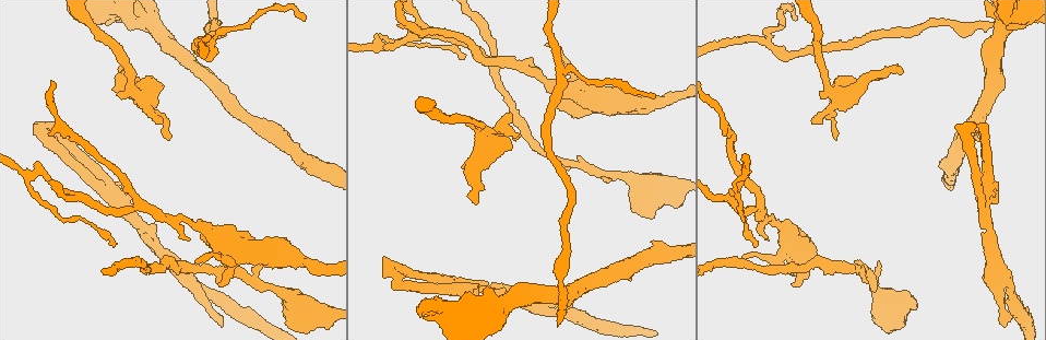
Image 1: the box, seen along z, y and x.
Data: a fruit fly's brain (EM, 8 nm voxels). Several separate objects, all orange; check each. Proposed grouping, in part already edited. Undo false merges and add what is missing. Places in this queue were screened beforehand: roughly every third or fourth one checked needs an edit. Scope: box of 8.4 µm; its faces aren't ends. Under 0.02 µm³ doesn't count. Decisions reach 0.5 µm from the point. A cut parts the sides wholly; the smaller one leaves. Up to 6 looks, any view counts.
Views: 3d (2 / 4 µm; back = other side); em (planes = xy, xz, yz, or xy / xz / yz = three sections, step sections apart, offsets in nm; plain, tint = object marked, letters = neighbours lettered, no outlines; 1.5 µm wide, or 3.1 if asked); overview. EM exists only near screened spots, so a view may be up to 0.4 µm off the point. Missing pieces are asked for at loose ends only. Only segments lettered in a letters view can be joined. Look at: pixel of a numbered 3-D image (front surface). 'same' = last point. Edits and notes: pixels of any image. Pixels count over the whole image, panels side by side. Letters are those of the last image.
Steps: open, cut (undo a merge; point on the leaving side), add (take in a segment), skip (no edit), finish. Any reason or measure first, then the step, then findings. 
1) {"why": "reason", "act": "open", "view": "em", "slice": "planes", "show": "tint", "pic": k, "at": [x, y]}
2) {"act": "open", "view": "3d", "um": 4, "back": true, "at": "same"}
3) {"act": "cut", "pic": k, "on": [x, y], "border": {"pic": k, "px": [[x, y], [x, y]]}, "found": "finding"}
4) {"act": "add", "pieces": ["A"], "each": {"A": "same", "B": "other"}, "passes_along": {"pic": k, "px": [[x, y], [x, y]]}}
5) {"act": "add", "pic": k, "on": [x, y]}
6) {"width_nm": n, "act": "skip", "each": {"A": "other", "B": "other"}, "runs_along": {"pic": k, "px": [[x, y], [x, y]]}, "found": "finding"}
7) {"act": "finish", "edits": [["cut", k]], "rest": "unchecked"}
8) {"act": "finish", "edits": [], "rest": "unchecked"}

{"why": "end of a long branch", "act": "open", "view": "em", "slice": "xz", "step": 4, "show": "letters", "pic": 1, "at": [302, 19]}

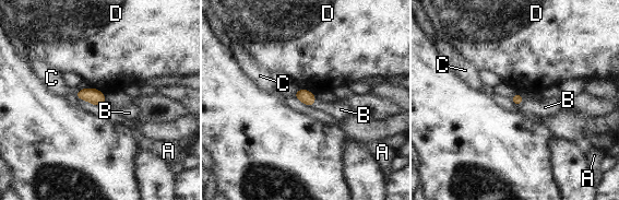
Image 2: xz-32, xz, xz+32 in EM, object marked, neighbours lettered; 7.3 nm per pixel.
{"longest_contact_nm": ["D", 150], "act": "add", "pic": 2, "on": [545, 107], "each": {"A": "other", "B": "same", "C": "other", "D": "other"}, "found": "it goes on there"}

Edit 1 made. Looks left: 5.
{"why": "three arms meet", "act": "open", "view": "3d", "um": 4, "back": true, "pic": 1, "at": [758, 205]}

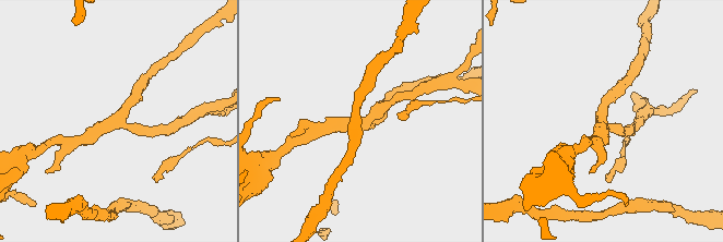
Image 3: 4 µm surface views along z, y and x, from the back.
{"arms": 3, "arm_widths_nm": [170, 200, 220], "act": "open", "view": "em", "slice": "planes", "show": "tint", "pic": 3, "at": [113, 121]}

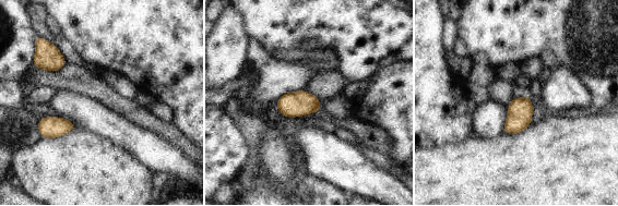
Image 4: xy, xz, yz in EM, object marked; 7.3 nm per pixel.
{"why": "see the neighbours", "act": "open", "view": "em", "slice": "planes", "show": "letters", "at": "same"}

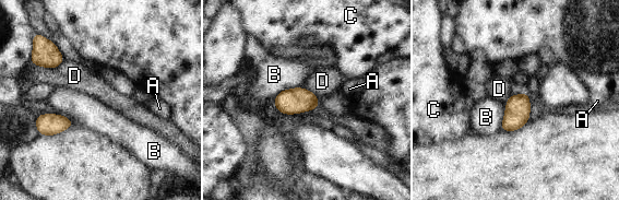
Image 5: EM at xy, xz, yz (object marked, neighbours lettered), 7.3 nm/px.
{"width_nm": 190, "act": "skip", "each": {"A": "other", "B": "other", "C": "other", "D": "other"}, "border": {"pic": 5, "px": [[300, 86], [284, 89], [272, 100]]}, "found": "continuous, no second neuron"}

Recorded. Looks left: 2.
{"act": "finish", "edits": [["add", 2]], "rest": "unchecked"}

